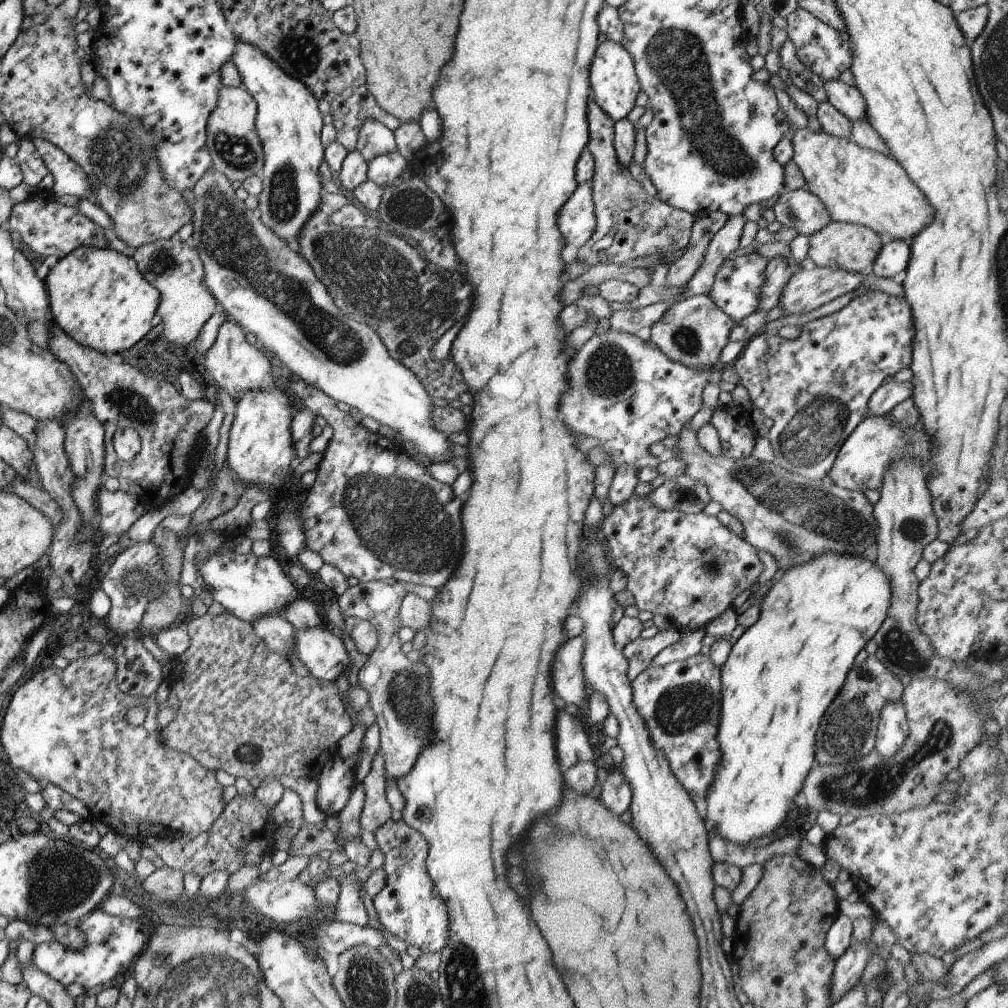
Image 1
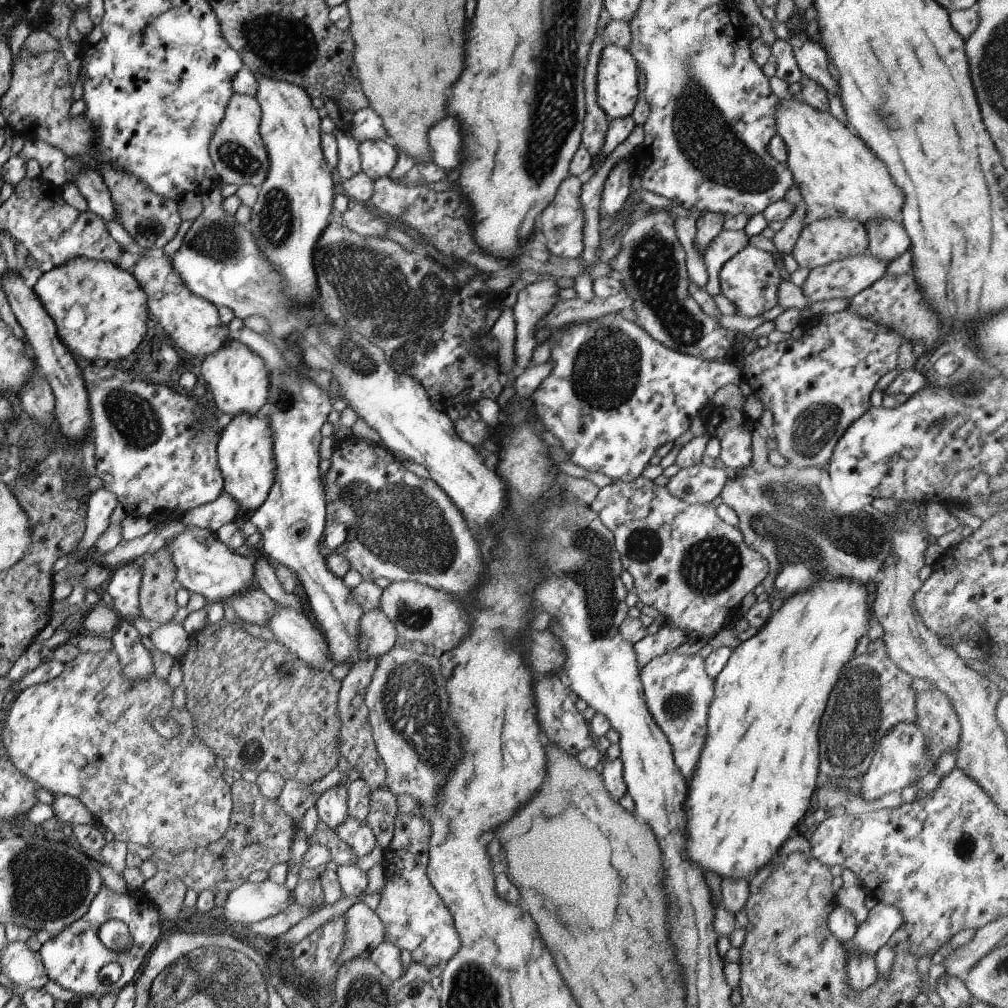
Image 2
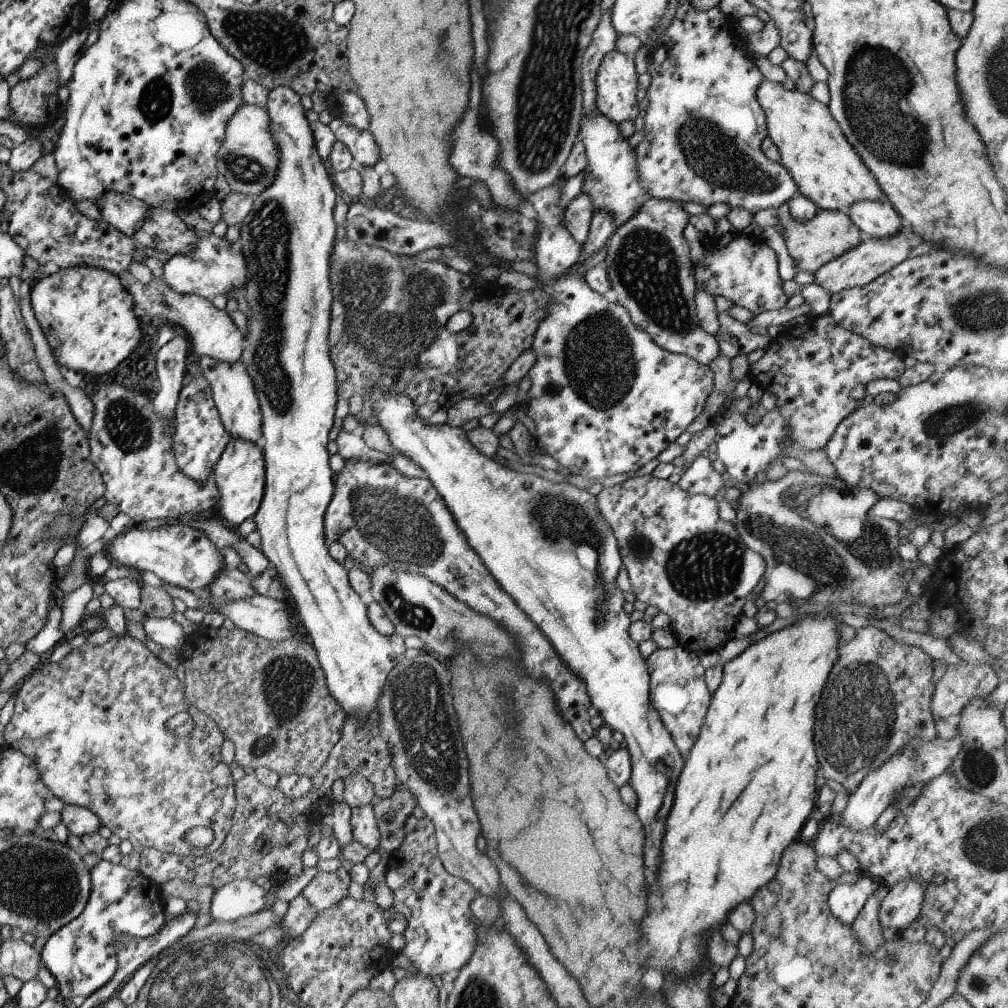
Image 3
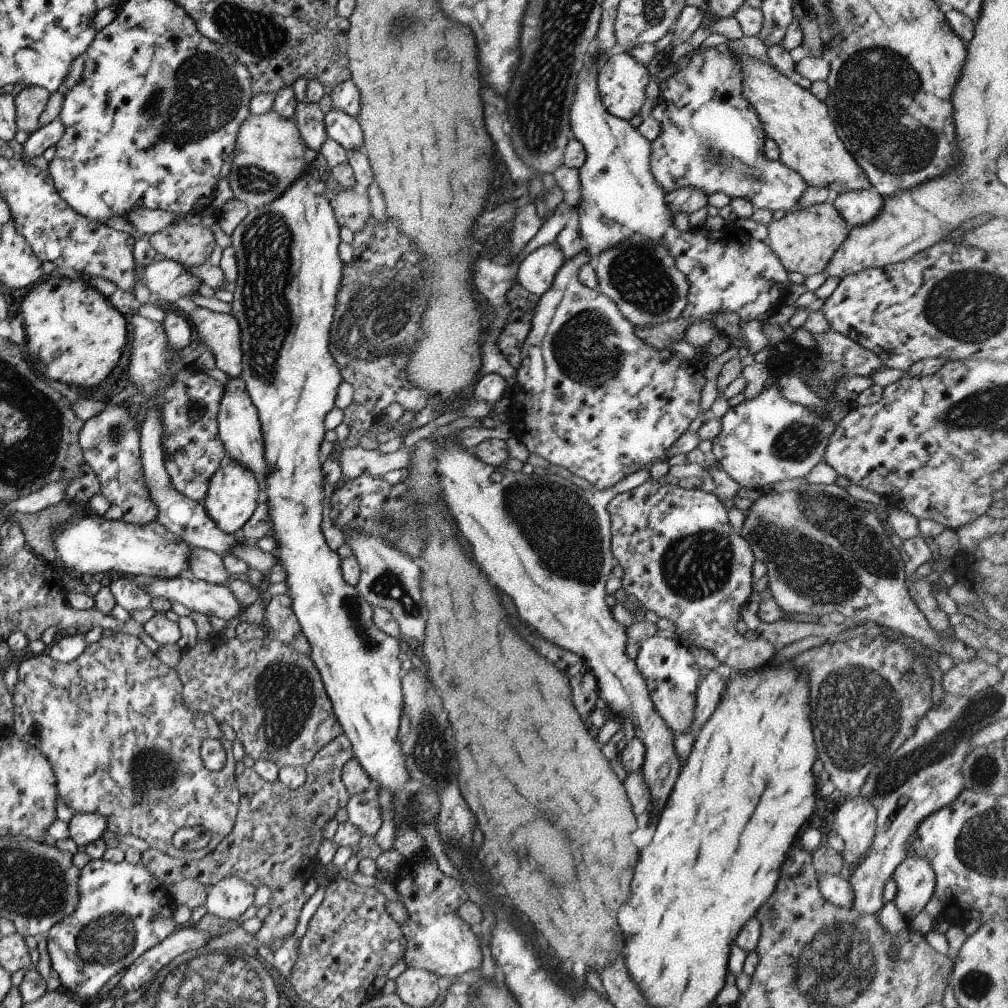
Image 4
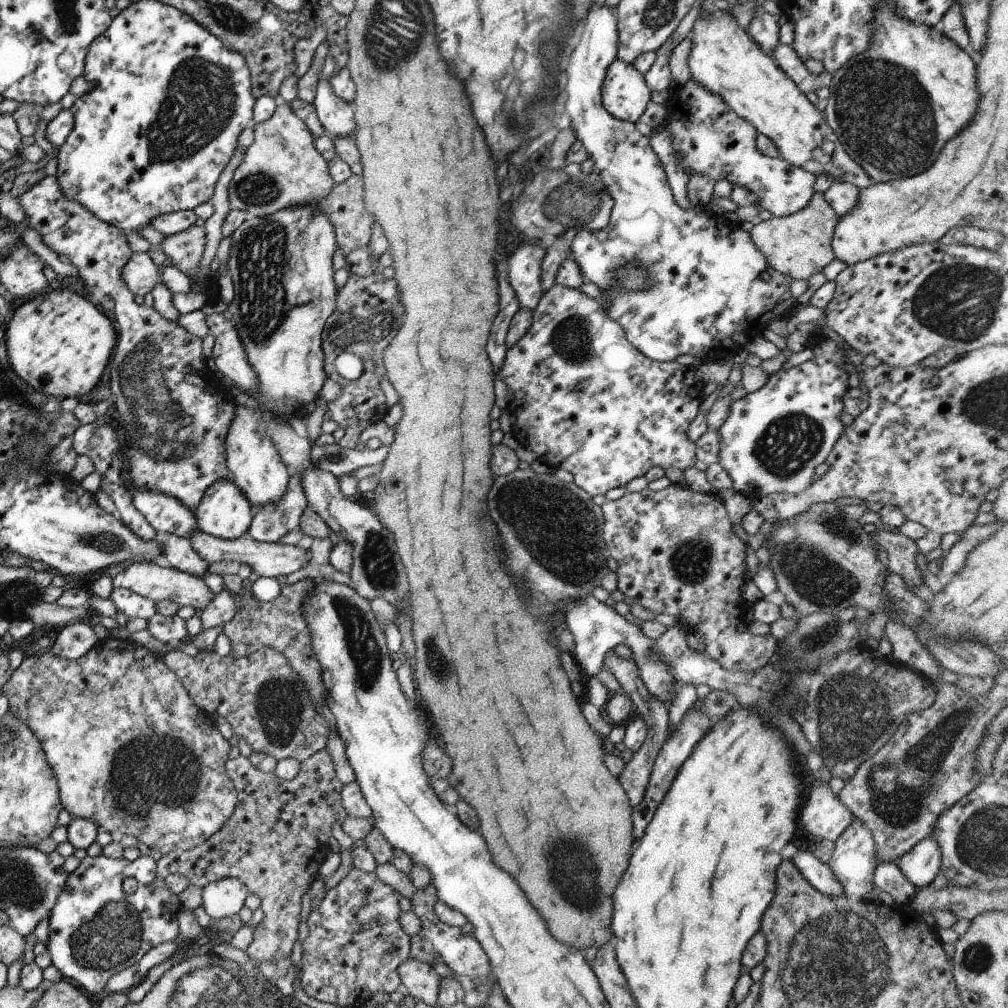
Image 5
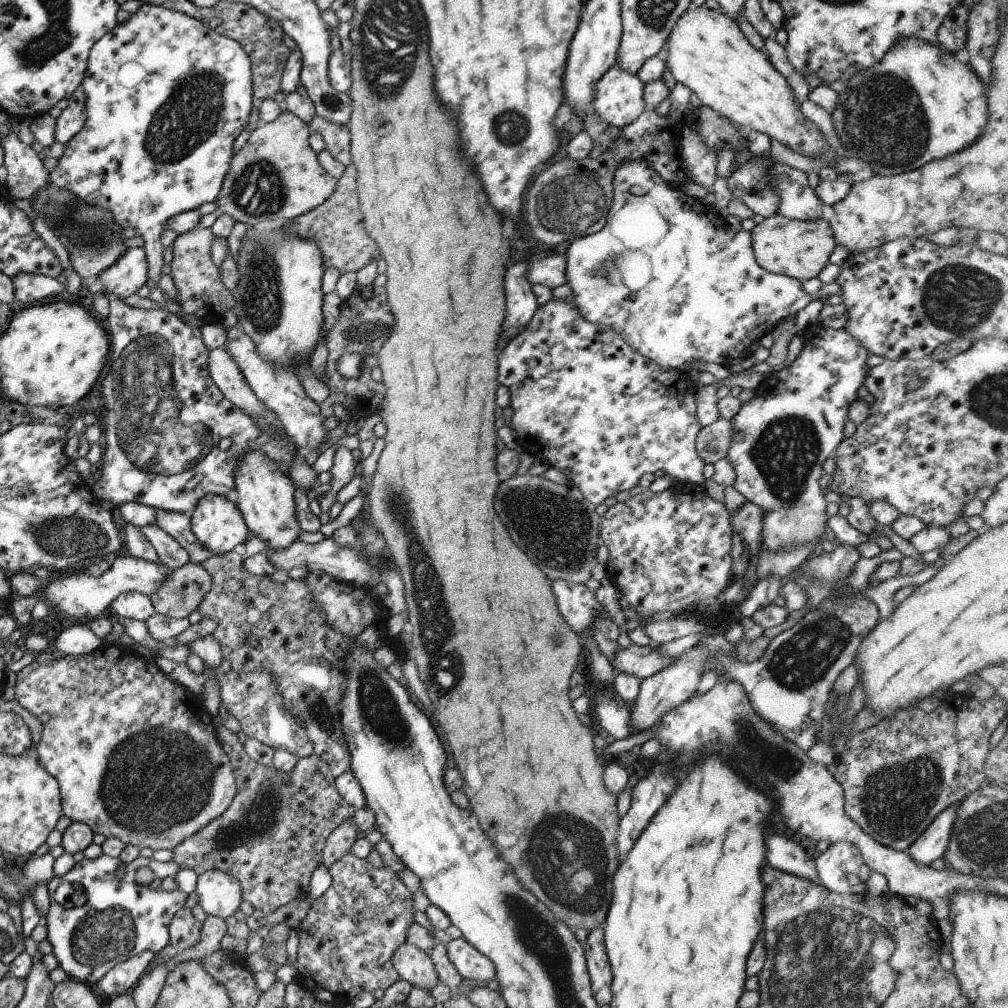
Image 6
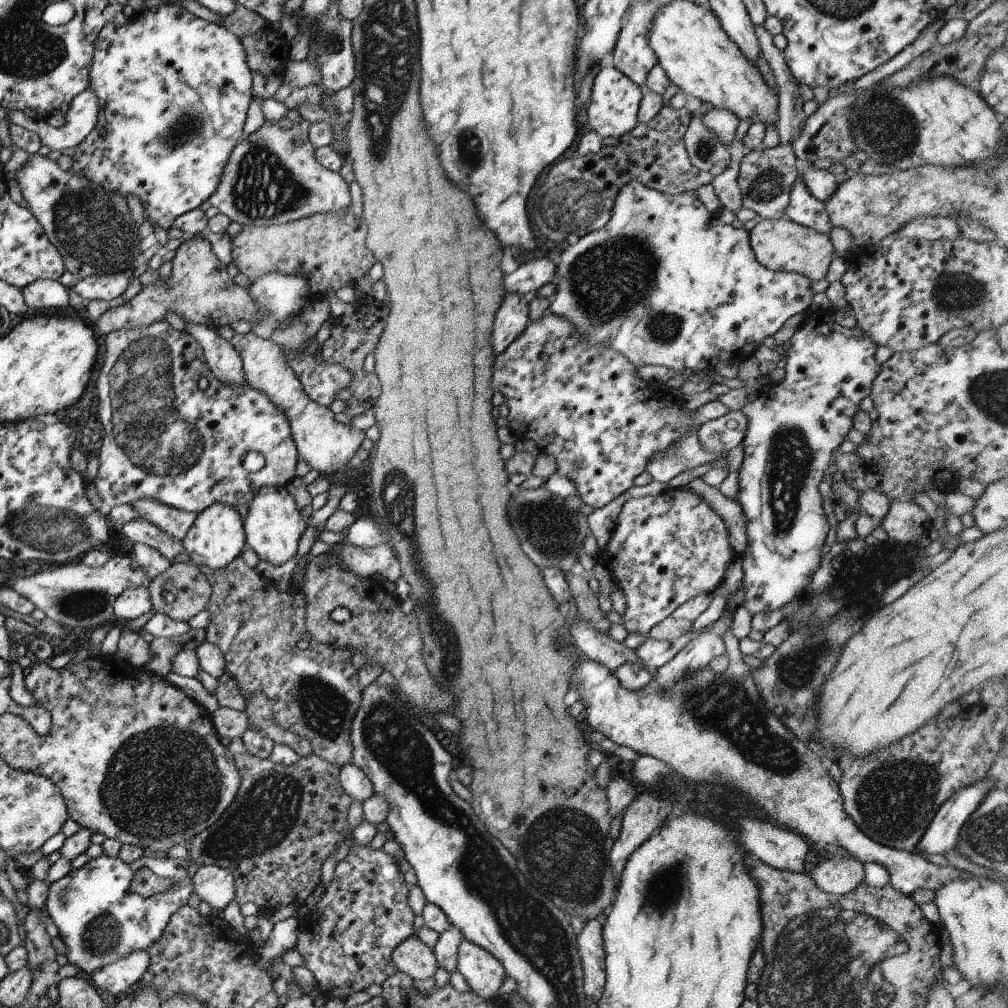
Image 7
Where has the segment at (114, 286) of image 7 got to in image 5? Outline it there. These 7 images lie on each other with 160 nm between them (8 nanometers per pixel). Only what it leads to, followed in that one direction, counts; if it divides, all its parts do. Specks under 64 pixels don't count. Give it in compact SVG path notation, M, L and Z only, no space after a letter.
M133 253L121 271L122 281L134 294L145 296L152 288L162 283L159 268L153 264L147 253Z

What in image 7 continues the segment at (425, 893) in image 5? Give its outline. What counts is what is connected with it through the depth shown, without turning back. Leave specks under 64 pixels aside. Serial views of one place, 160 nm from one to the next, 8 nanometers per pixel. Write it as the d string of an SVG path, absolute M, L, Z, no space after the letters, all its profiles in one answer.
M467 939L458 944L456 971L463 976L473 993L485 1000L497 994L497 988L506 976L496 958Z

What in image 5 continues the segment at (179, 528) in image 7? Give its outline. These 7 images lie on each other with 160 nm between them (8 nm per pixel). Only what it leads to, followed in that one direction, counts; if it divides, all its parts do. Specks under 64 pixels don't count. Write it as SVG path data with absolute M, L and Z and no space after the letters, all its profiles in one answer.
M197 532L190 539L190 545L194 551L200 554L208 564L212 562L243 562L249 566L251 572L257 577L275 578L279 574L286 576L290 572L295 572L303 567L310 558L309 550L305 550L295 545L277 544L276 542L264 543L257 542L245 535L234 539L215 538L214 536Z

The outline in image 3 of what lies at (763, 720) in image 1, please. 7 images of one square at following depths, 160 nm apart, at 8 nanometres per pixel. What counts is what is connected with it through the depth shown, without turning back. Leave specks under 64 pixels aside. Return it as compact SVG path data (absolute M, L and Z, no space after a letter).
M805 615L804 618L797 618L790 625L765 635L762 639L751 643L743 652L729 660L722 666L722 677L717 688L710 693L708 709L704 721L700 726L694 745L689 749L689 757L683 763L679 776L674 786L674 797L671 805L671 812L668 812L665 822L665 834L661 840L661 866L659 874L655 878L655 888L647 894L647 918L641 922L641 930L645 934L645 942L649 946L647 950L647 966L659 968L659 970L673 970L677 976L689 976L701 962L701 936L707 934L709 928L723 924L725 914L743 901L749 901L754 890L769 882L776 873L782 852L785 847L799 839L803 823L807 820L813 805L817 806L815 797L815 770L817 770L817 756L813 750L813 710L819 700L819 692L827 680L827 674L837 660L837 639L839 638L840 622L837 615Z

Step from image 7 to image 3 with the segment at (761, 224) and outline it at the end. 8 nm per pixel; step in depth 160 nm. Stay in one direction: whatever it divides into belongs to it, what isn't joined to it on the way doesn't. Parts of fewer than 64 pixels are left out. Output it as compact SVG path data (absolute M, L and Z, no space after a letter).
M787 203L777 208L777 212L778 222L783 227L784 244L797 271L814 273L820 266L855 248L862 241L857 226L838 210L818 210L807 222L795 222L790 217Z

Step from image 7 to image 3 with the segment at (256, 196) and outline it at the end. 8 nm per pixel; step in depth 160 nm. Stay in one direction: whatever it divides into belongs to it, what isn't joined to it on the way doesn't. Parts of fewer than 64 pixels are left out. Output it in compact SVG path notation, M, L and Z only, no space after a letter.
M241 102L225 125L224 137L217 149L216 169L231 191L257 196L275 176L278 152L268 129L269 117L264 107Z

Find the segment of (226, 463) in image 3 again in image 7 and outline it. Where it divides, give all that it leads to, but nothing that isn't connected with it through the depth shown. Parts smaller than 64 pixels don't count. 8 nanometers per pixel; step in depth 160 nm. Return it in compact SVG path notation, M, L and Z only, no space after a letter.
M219 503L210 504L196 513L193 524L180 540L184 552L195 566L205 565L208 569L217 570L226 567L245 549L245 533L242 518L235 507L225 507Z

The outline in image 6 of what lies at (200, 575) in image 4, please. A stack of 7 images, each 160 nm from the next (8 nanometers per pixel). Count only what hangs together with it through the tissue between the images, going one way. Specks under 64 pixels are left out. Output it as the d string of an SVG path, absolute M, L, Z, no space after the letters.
M155 523L140 527L140 531L155 549L158 562L165 564L171 571L181 568L189 562L185 549Z

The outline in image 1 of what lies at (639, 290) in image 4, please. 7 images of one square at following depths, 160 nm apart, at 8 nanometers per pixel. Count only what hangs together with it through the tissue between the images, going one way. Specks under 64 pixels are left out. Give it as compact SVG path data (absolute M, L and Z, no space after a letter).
M692 295L688 300L677 300L646 331L649 343L663 352L672 362L679 362L688 368L719 366L719 354L729 341L729 332L734 323L717 309L705 295Z

